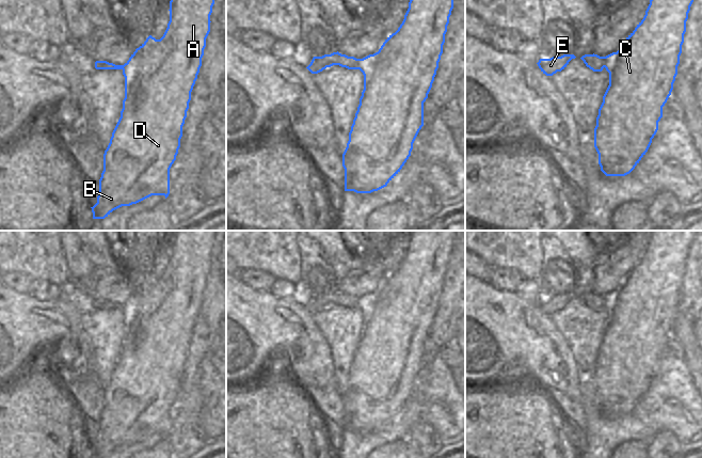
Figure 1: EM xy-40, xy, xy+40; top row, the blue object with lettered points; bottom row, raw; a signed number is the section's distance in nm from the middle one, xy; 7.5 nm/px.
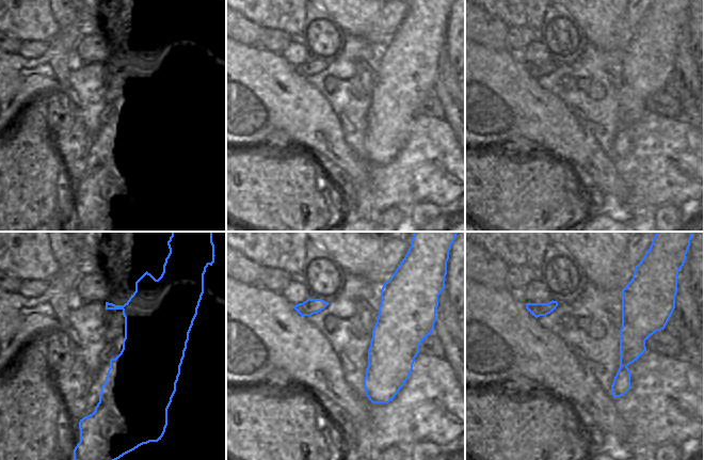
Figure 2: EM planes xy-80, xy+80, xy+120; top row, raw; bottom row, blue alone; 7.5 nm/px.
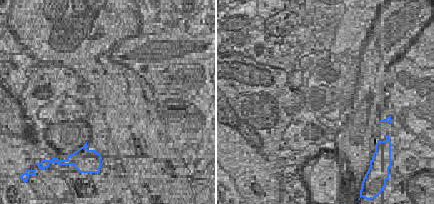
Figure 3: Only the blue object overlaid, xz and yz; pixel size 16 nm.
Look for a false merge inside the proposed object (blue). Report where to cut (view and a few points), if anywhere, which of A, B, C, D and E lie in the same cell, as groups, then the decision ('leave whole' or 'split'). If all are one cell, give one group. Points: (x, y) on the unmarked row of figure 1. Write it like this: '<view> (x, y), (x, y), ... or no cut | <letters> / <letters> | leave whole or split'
xy (359, 298), (359, 306), (361, 309) | A B C D / E | split

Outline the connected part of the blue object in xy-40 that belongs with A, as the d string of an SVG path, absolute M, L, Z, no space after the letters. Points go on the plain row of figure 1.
M169 231L170 260L160 279L149 274L123 304L125 337L121 357L103 393L103 410L99 418L97 442L91 446L93 458L105 458L122 445L137 443L151 435L170 433L170 408L180 386L182 365L187 357L191 331L202 305L206 278L210 271L210 254L216 231Z

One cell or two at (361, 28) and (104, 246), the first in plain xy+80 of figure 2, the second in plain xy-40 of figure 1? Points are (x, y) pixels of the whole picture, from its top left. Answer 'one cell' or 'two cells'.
one cell

